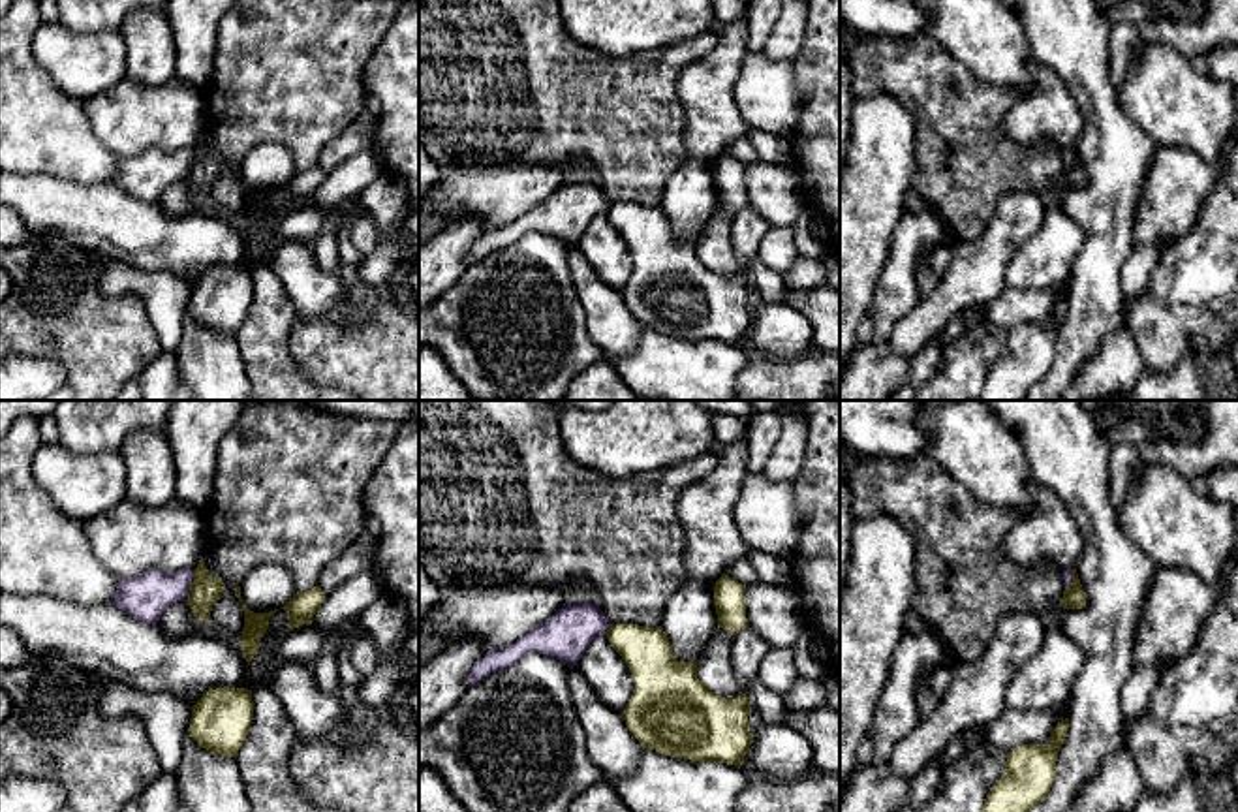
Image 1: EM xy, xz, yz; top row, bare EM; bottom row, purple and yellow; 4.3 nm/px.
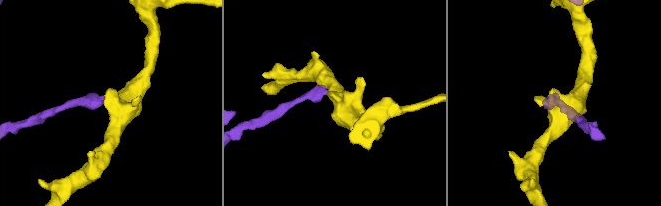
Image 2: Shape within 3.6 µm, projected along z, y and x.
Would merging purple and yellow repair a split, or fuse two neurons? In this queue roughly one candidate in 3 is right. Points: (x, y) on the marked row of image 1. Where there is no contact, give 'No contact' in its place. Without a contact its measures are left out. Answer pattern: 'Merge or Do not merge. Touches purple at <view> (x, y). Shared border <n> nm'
Do not merge. Touches purple at xy (190, 585). Shared border 140 nm

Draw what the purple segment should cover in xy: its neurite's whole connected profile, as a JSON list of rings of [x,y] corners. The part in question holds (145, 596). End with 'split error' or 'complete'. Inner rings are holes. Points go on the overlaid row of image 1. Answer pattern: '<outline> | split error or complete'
[[[147,570],[143,575],[118,579],[111,605],[137,620],[158,624],[162,613],[169,605],[188,600],[192,583],[193,570],[182,570],[177,573]]] | complete

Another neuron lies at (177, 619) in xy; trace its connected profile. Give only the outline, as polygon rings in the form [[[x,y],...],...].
[[[177,601],[169,605],[160,620],[158,626],[171,637],[190,635],[207,630],[205,624],[192,613],[188,601]]]

